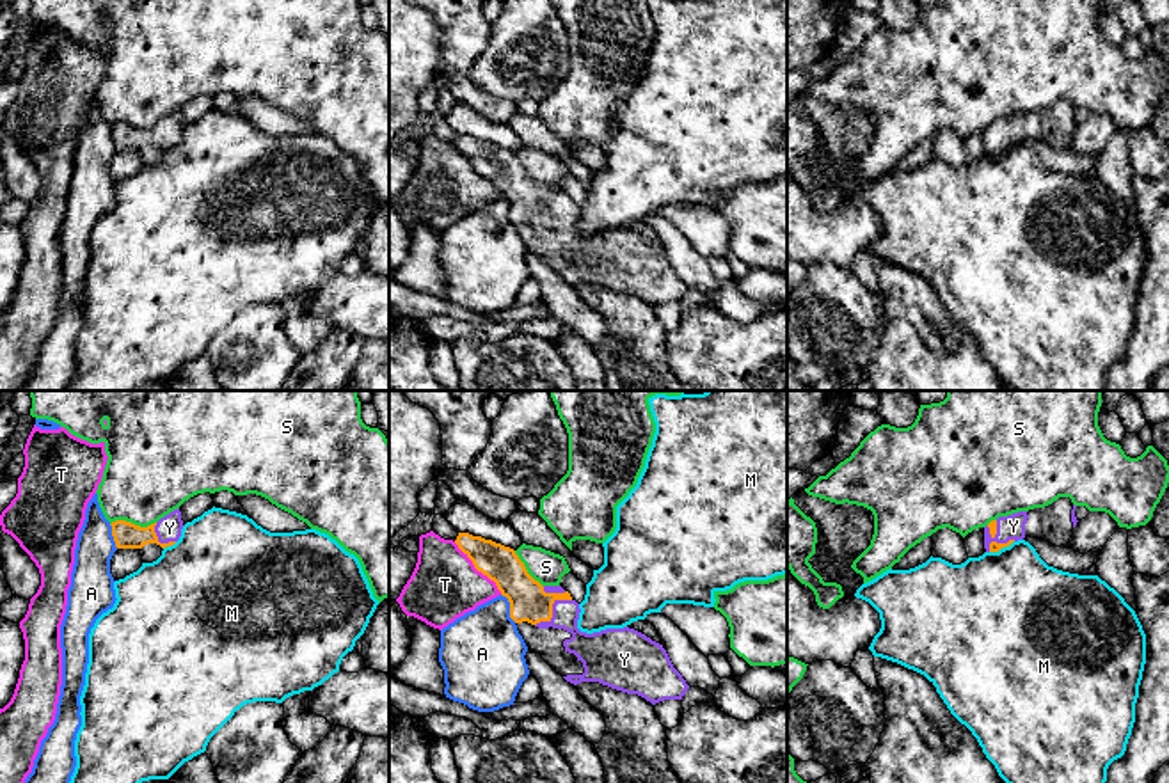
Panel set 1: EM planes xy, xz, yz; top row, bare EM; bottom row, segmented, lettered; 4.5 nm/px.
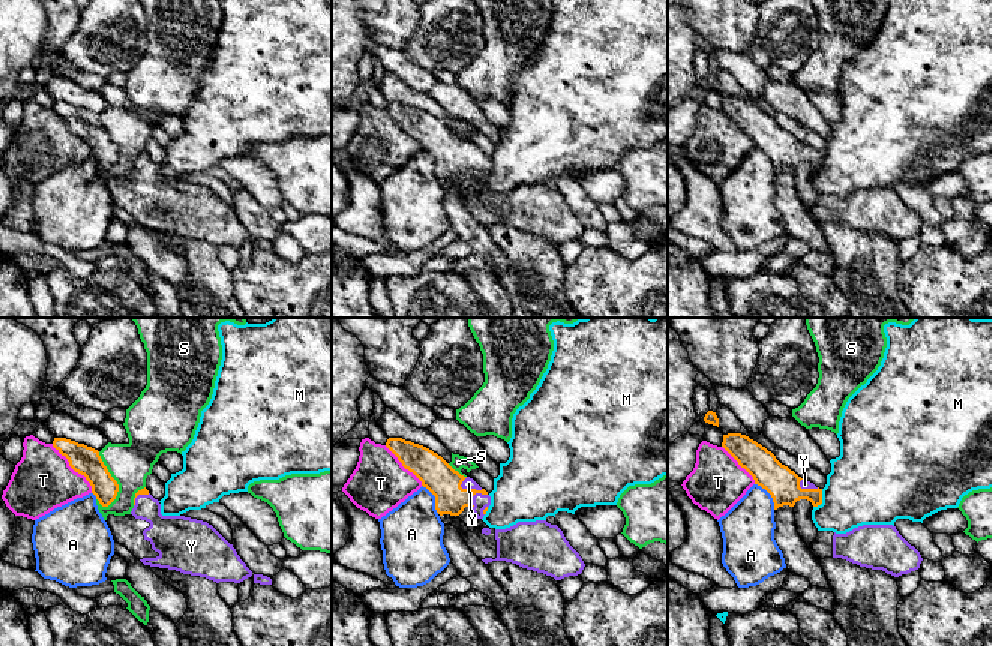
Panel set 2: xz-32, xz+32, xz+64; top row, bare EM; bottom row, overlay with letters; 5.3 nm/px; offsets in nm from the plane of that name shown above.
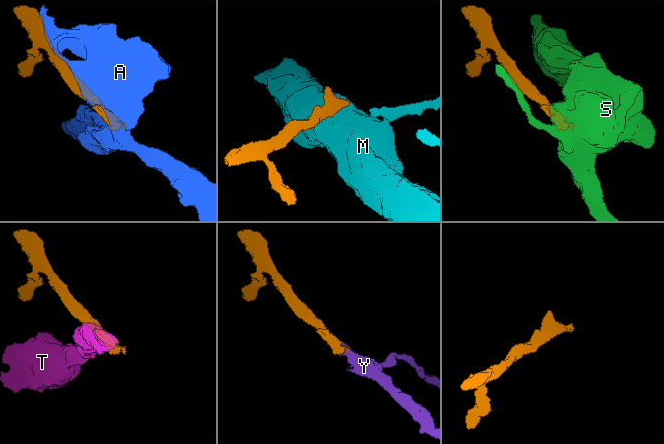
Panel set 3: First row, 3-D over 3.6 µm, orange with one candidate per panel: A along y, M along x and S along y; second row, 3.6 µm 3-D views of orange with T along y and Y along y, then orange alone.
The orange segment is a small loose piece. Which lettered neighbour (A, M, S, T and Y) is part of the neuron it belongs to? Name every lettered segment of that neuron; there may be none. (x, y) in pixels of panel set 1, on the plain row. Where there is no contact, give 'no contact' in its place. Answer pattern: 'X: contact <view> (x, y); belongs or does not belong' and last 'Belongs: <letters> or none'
A: contact xz (510, 210); does not belong
M: contact xy (169, 148); does not belong
S: contact xy (132, 126); does not belong
T: contact xz (478, 173); does not belong
Y: contact xz (551, 212); belongs
Belongs: Y

